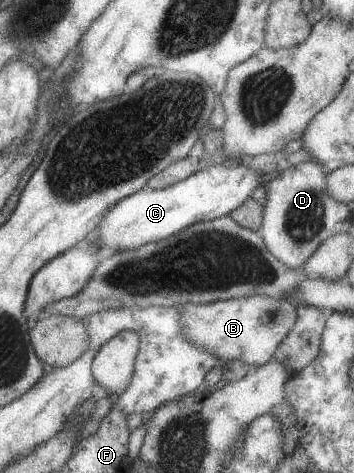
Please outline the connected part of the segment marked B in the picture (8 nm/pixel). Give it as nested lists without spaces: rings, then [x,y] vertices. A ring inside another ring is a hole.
[[[266,295],[235,298],[208,304],[186,304],[181,308],[180,320],[186,338],[208,350],[210,354],[227,360],[241,360],[255,369],[274,357],[278,346],[288,337],[299,316],[299,307],[293,302]]]

